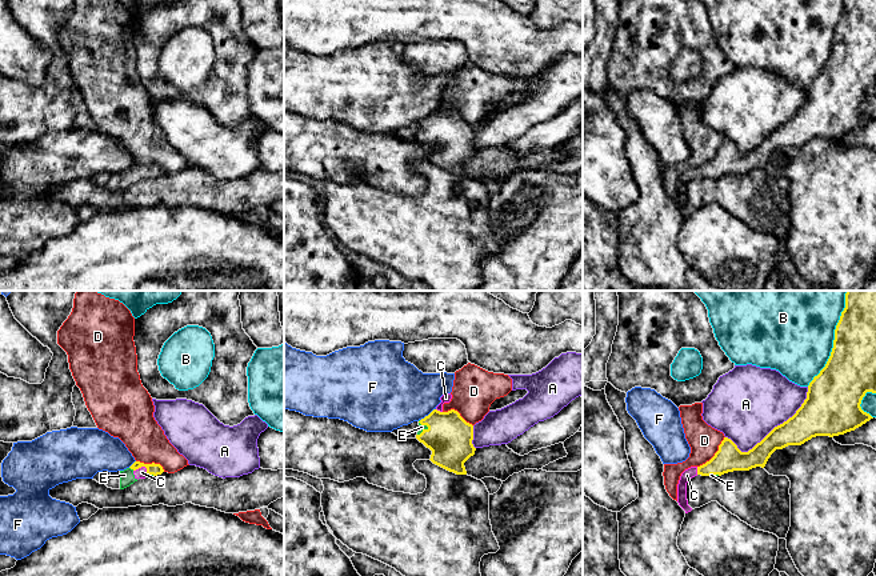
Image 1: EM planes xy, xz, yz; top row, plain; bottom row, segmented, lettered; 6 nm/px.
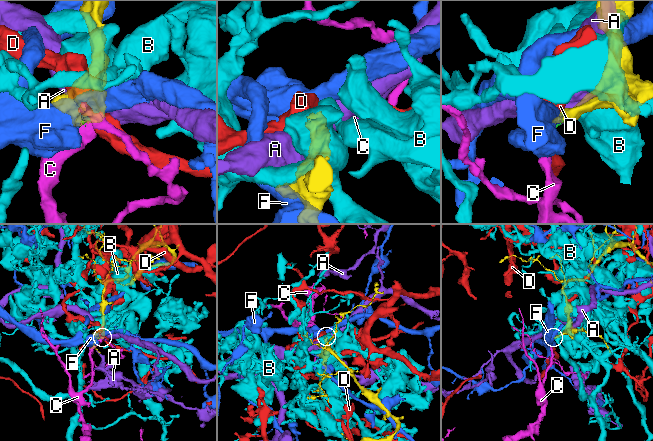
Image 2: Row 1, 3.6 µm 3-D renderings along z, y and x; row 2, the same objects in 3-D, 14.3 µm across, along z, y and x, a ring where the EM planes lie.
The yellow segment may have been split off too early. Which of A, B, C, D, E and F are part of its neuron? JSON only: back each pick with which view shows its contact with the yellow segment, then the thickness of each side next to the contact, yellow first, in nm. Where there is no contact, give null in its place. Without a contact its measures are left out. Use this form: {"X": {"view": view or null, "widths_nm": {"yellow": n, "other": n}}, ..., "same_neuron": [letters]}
{"C": {"view": "xy", "widths_nm": {"yellow": 70, "other": 60}}, "E": {"view": "xz", "widths_nm": {"yellow": 280, "other": 30}}, "same_neuron": ["C", "E"]}

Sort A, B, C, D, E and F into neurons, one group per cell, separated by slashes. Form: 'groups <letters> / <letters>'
groups A / B / C E / D / F

